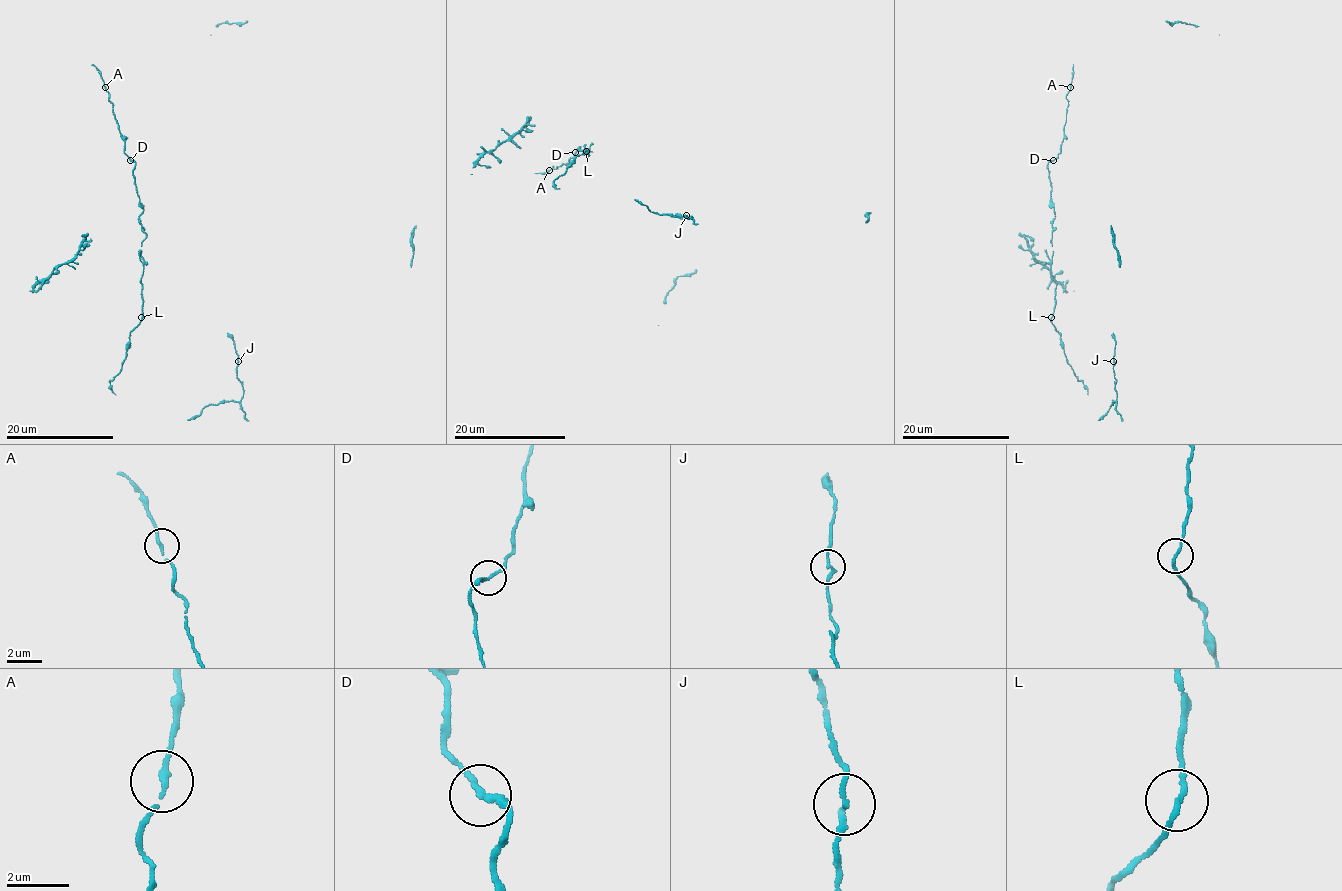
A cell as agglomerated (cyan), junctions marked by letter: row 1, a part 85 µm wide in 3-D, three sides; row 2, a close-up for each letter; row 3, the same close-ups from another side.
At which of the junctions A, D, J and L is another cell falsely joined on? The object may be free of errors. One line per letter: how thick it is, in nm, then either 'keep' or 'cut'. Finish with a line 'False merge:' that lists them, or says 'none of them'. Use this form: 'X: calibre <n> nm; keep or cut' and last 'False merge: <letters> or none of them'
A: calibre 160 nm; keep
D: calibre 180 nm; keep
J: calibre 150 nm; keep
L: calibre 150 nm; keep
False merge: none of them

